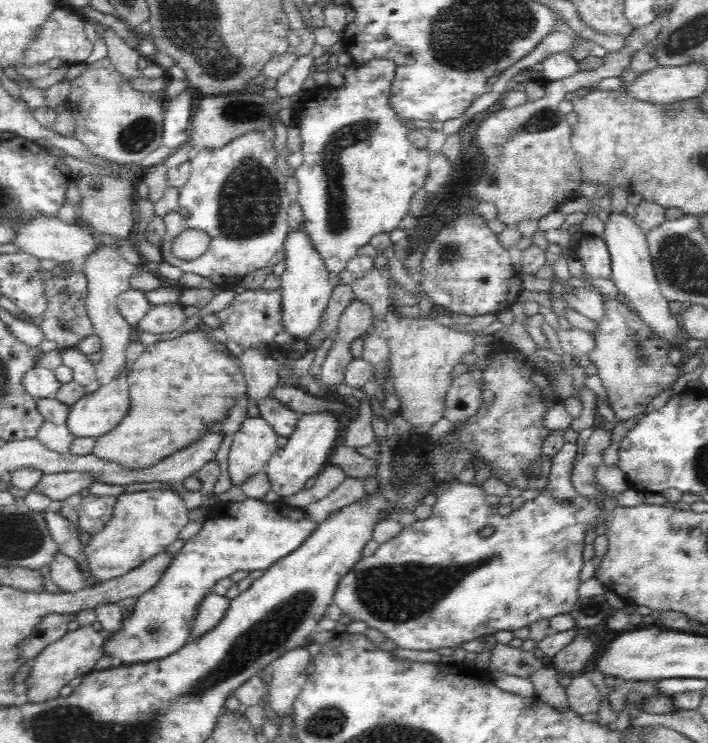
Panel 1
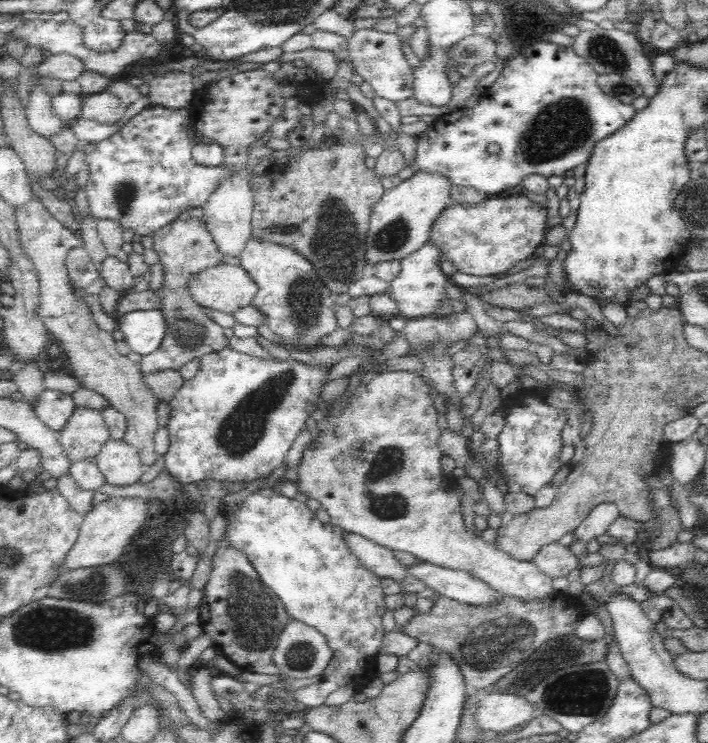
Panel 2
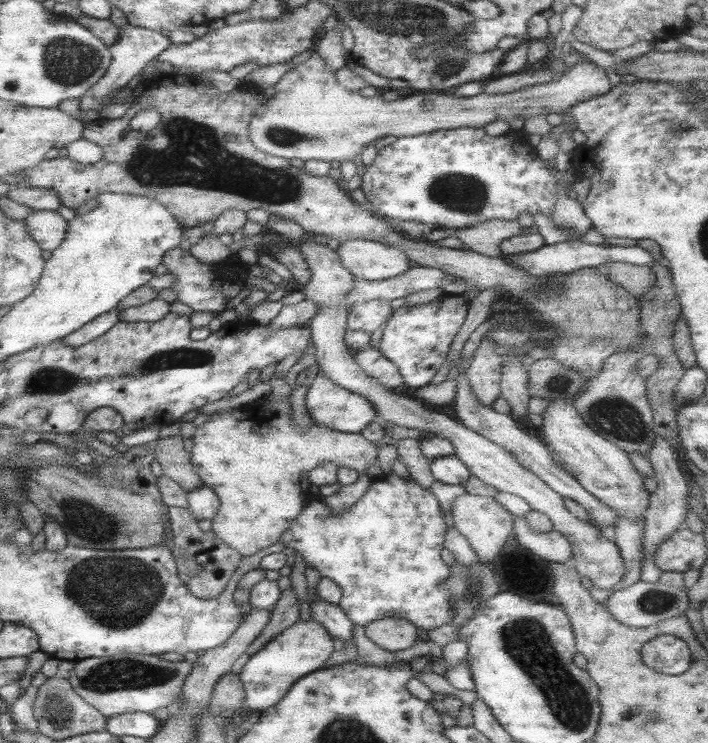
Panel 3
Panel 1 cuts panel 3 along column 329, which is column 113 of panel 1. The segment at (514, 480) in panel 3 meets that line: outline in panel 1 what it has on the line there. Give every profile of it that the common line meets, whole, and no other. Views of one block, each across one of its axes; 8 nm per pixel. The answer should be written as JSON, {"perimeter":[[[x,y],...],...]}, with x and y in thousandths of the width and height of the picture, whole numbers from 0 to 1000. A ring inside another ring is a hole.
{"perimeter":[[[143,327],[140,328],[140,332],[134,336],[130,338],[117,351],[117,365],[120,366],[121,374],[123,374],[123,385],[121,385],[121,400],[120,400],[120,417],[123,419],[123,424],[126,425],[126,429],[129,431],[129,435],[131,436],[131,451],[136,451],[138,456],[143,459],[143,471],[140,472],[144,479],[140,480],[138,487],[134,487],[134,495],[136,495],[136,513],[140,515],[141,520],[150,520],[150,517],[155,517],[161,509],[167,509],[167,503],[169,503],[169,498],[172,495],[177,495],[177,493],[181,493],[178,489],[178,482],[179,482],[179,468],[185,463],[185,456],[184,452],[186,450],[186,439],[184,439],[175,429],[174,425],[168,421],[168,417],[165,416],[165,404],[167,398],[172,396],[172,393],[178,392],[181,389],[181,385],[184,382],[184,373],[195,363],[195,362],[215,362],[215,361],[223,361],[226,358],[226,354],[230,353],[232,350],[227,350],[226,353],[220,353],[218,355],[210,355],[205,358],[192,358],[185,354],[181,354],[178,349],[175,349],[171,343],[169,339],[167,339],[165,335],[161,335],[158,331],[150,331],[150,328]]]}

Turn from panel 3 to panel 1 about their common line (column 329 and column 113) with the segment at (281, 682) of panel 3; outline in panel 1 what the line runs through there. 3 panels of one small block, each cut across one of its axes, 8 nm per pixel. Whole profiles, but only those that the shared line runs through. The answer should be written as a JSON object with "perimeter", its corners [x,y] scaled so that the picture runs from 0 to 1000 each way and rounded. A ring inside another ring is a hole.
{"perimeter":[[[349,669],[343,674],[316,681],[308,678],[297,689],[297,700],[290,700],[282,715],[261,728],[223,783],[196,802],[184,832],[172,837],[172,845],[148,861],[148,880],[157,883],[164,894],[181,895],[189,891],[212,891],[251,878],[271,851],[277,821],[285,805],[299,794],[308,781],[328,775],[335,767],[356,770],[381,764],[387,756],[415,743],[446,713],[446,708],[449,704],[432,696],[431,685],[415,684],[400,674],[379,678],[369,672]]]}

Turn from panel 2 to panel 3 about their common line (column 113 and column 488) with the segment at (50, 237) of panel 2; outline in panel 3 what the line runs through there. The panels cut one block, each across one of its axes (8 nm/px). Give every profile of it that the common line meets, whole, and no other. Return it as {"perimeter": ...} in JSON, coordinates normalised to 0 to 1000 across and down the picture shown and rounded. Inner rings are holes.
{"perimeter":[[[682,455],[678,466],[671,472],[669,482],[657,503],[664,517],[667,532],[688,549],[706,536],[708,489],[710,482],[702,476],[699,459]]]}

